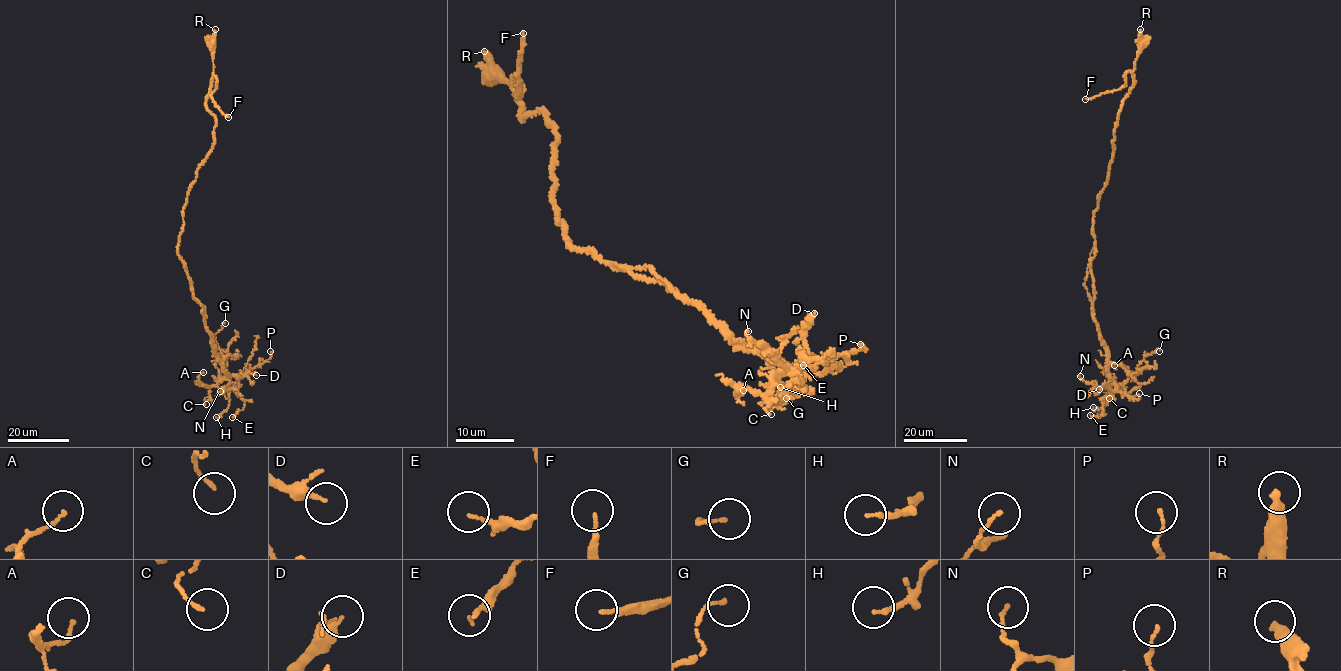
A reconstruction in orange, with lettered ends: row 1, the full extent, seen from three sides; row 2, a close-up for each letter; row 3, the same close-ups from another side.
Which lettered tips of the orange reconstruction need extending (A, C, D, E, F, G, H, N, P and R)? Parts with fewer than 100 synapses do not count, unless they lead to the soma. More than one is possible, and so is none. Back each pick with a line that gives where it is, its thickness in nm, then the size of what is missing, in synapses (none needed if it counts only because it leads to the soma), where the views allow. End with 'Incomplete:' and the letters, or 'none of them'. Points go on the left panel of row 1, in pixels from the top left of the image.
F: at (228, 117); 130 nm thick; about 200 synapses
Incomplete: F

